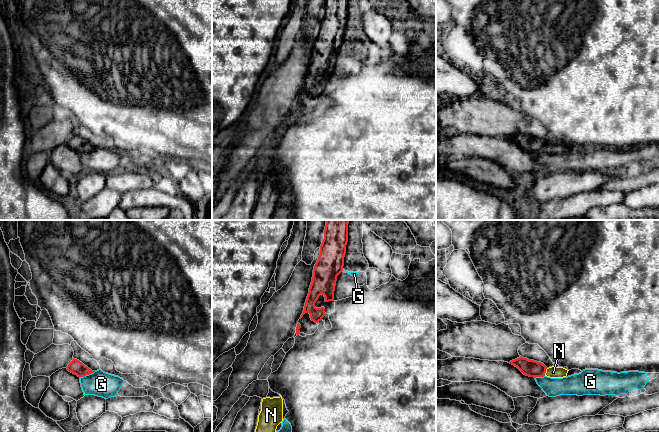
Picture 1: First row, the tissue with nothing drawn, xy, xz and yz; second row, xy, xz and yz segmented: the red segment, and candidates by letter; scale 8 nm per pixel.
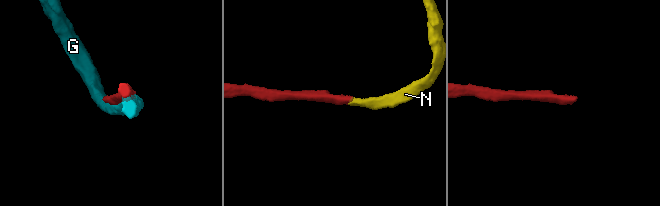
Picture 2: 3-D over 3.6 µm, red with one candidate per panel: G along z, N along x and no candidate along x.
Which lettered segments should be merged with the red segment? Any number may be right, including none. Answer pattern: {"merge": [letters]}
{"merge": ["N"]}

